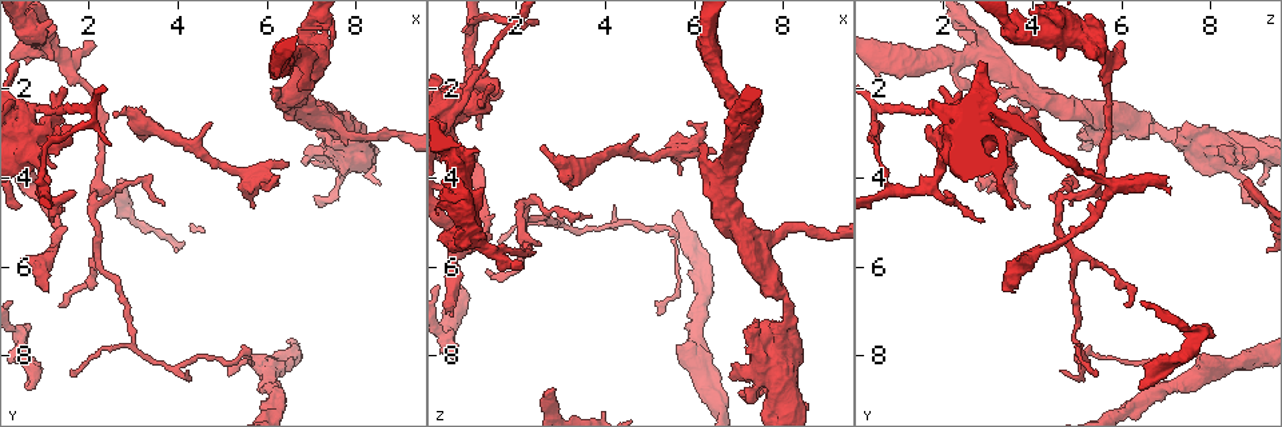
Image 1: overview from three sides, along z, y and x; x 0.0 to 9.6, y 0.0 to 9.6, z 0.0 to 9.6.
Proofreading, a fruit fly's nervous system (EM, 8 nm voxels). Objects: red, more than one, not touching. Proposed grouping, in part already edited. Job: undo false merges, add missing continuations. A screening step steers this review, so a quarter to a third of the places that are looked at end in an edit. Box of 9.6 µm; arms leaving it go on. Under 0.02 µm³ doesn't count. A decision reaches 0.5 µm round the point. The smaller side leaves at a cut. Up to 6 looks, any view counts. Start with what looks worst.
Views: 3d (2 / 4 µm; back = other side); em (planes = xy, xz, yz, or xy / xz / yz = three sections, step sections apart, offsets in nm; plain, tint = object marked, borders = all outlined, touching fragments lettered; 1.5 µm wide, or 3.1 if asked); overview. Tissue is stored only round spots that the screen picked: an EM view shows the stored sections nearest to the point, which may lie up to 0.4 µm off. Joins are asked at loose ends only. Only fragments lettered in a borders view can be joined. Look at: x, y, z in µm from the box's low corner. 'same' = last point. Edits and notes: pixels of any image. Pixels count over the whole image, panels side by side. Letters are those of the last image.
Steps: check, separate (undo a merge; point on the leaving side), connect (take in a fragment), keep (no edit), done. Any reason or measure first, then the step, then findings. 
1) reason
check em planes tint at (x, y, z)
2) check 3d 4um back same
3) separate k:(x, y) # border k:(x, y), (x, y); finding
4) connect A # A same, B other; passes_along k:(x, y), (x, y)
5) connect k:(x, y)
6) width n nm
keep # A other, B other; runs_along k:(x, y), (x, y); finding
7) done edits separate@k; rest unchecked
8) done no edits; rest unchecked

an open end
check 3d 2um at (6.45, 3.65, 3.40)

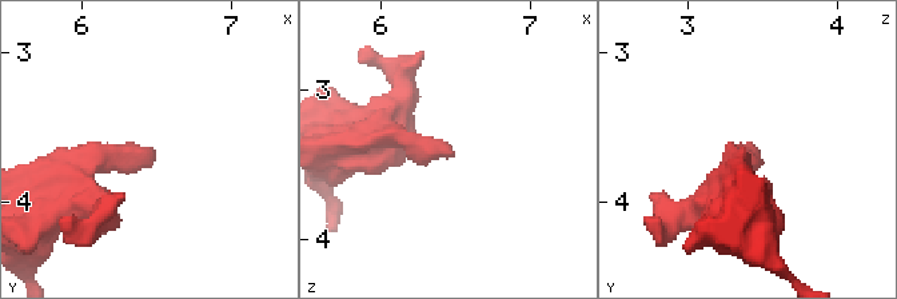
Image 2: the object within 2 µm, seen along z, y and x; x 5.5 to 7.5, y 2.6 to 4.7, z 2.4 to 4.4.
need the tissue
check em yz step 8 borders at (6.52, 3.70, 3.44)

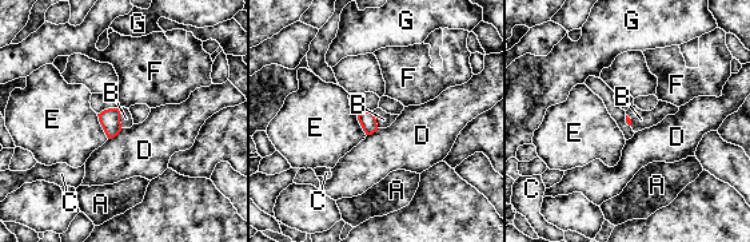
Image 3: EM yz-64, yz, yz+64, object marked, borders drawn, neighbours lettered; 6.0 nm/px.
another direction
check em planes borders same

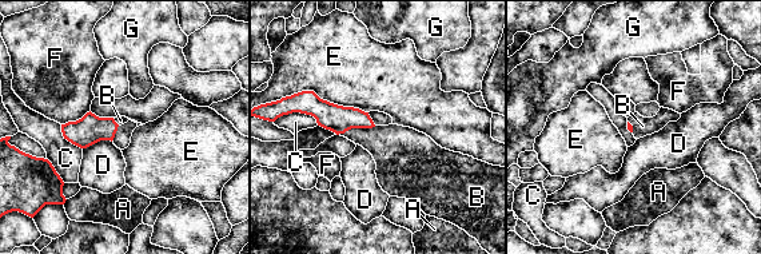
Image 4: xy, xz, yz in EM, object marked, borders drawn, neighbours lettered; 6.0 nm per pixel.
connect B # A other, B same, C other, D other, E other, F other, G other; it goes on there

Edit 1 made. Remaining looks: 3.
check overview

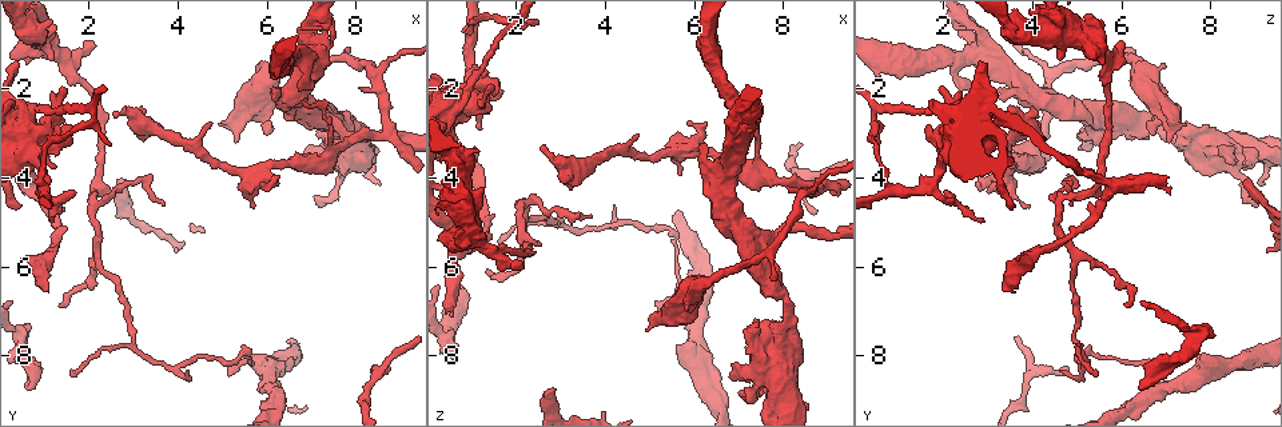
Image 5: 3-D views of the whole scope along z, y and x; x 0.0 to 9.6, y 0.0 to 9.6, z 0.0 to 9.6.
sharp bend
check em xy step 8 tint at (2.05, 4.55, 4.60)

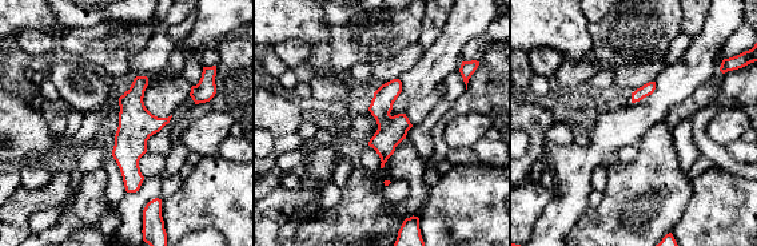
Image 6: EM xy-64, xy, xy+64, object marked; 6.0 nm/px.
check em planes borders same

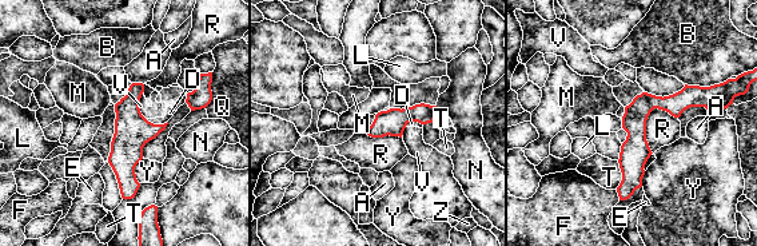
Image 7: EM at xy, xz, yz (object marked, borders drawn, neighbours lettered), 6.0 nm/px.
keep # A other, B other, D other, E other, F other, L other, M other, N other, Q other, R other, T other, V other, Y other, Z other; border 7:(657, 107), (646, 120), (652, 153); one neuron here

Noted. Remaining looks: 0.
done edits connect@4; rest unchecked

